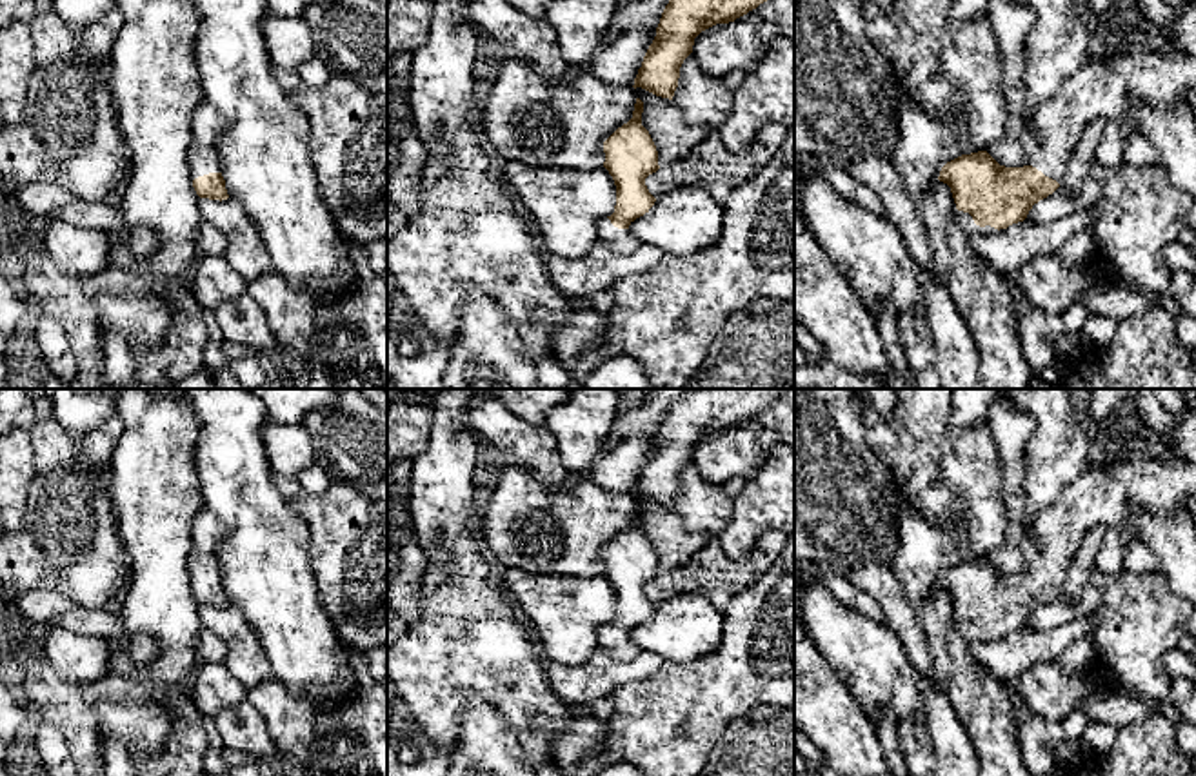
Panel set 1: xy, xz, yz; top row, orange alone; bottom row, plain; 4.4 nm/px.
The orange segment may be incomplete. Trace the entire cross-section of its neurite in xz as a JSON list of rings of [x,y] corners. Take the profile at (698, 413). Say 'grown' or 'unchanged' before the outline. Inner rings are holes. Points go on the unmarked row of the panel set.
unchanged; [[[691,389],[665,413],[656,443],[649,453],[642,474],[634,485],[634,496],[642,494],[656,503],[673,507],[678,494],[680,474],[693,460],[694,445],[716,433],[729,431],[767,409],[785,389]]]

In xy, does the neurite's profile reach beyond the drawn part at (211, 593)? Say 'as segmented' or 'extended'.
extended

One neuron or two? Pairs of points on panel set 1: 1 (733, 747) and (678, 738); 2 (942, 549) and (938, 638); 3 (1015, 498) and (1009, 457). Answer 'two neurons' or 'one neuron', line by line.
1: two neurons
2: one neuron
3: one neuron

